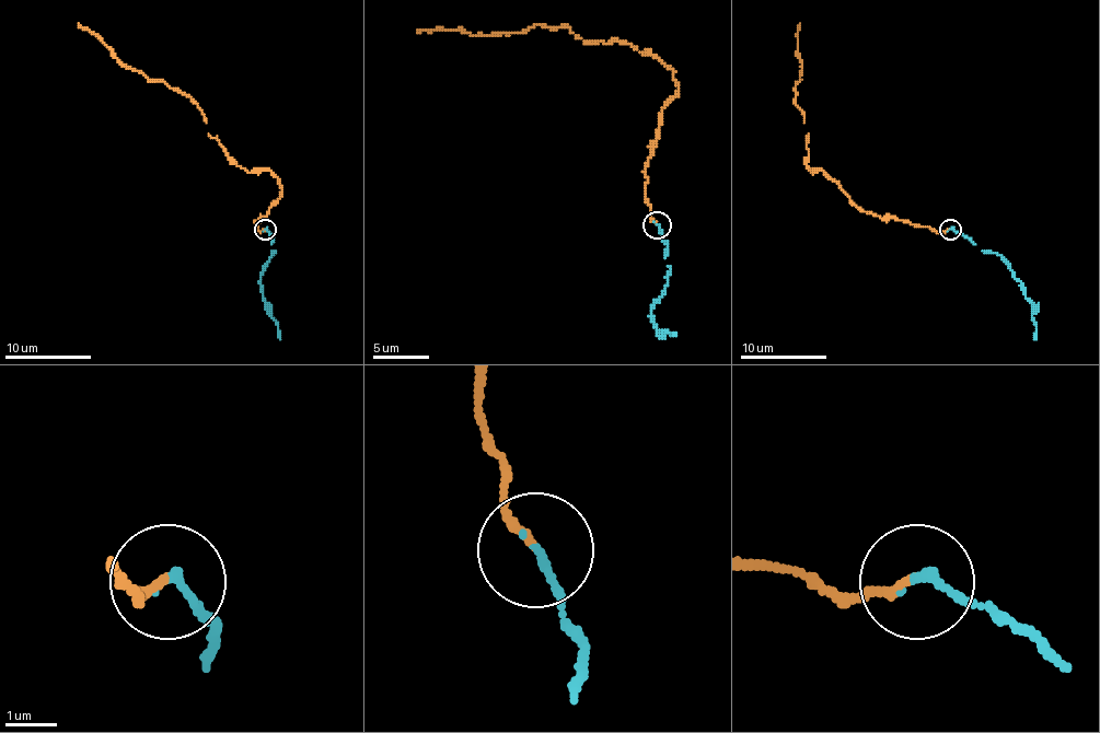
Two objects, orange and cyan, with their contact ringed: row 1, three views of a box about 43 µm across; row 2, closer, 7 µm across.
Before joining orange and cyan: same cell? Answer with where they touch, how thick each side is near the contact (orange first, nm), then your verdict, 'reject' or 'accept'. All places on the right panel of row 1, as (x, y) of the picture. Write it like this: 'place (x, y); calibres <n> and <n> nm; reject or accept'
place (950, 230); calibres 160 and 170 nm; accept

